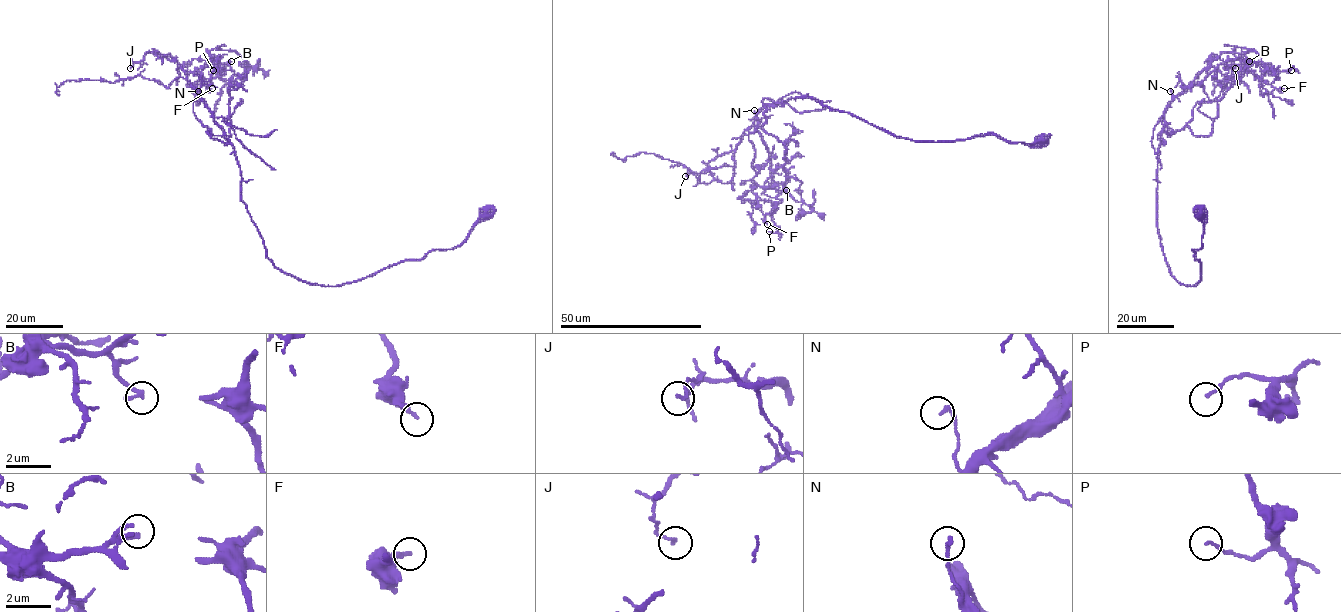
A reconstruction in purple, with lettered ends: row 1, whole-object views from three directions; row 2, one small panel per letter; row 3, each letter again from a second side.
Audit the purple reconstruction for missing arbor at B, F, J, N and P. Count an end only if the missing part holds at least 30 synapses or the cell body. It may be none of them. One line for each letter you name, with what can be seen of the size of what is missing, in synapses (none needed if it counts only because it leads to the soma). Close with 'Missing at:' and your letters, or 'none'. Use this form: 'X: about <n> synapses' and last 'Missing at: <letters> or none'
Missing at: none

